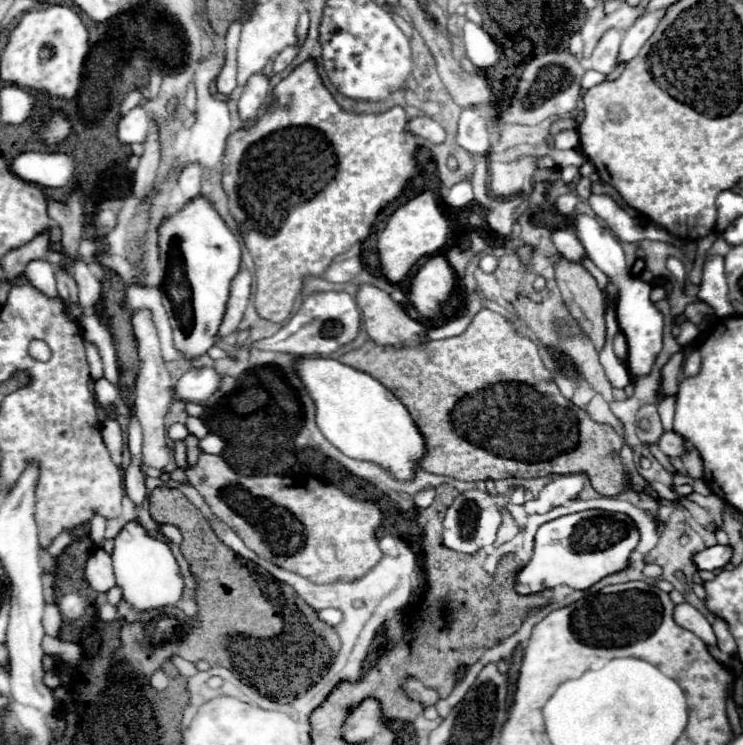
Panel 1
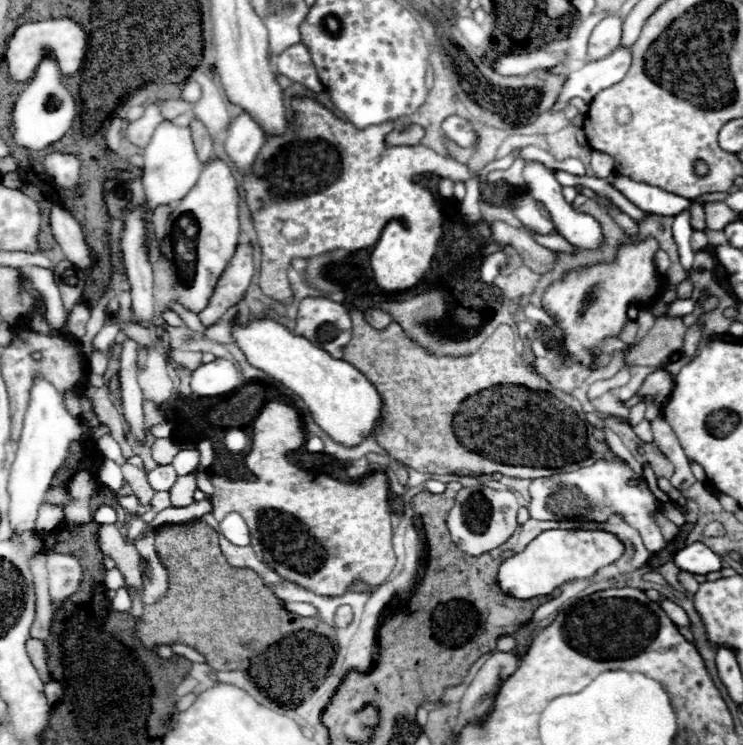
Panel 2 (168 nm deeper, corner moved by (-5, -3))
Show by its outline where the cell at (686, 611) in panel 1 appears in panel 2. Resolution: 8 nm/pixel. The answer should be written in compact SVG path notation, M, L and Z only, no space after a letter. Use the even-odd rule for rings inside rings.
M665 599L665 601L661 601L661 607L663 607L663 611L669 615L669 619L671 619L675 625L679 625L679 627L689 627L689 625L691 625L687 613L685 613L683 607L679 607L677 603Z

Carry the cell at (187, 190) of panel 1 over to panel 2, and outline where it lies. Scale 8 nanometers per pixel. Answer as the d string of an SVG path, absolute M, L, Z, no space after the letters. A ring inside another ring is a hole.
M193 121L191 123L191 131L193 131L193 141L195 141L195 149L197 149L197 155L203 163L207 163L211 159L211 153L213 153L213 143L211 143L211 137L207 133L207 129L199 123L199 121Z

